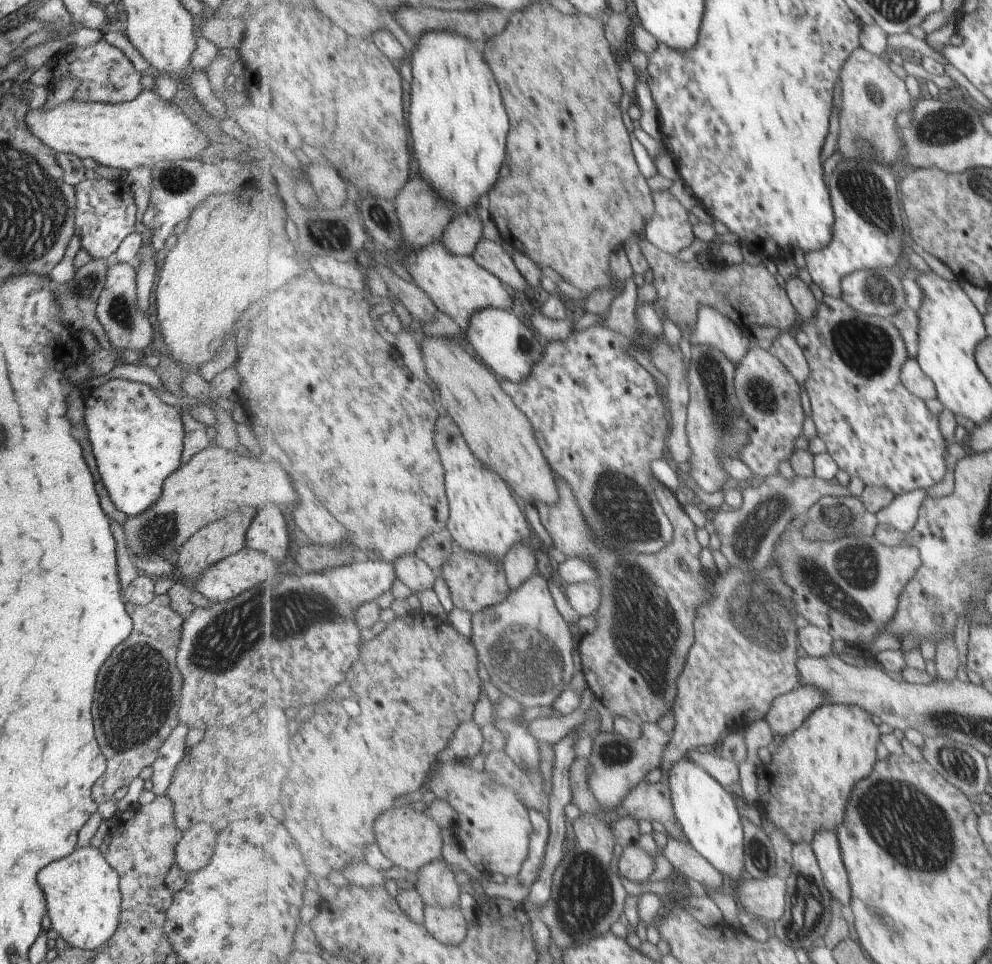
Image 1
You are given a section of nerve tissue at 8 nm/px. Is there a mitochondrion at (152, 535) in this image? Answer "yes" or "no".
yes

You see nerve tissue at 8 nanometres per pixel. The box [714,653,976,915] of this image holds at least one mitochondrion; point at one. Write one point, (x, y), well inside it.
(912, 830)

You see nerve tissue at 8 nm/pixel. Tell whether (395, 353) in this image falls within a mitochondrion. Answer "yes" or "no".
no

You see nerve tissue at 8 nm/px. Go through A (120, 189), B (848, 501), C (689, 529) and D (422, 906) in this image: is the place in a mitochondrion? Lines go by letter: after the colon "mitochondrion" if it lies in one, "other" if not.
A: other
B: mitochondrion
C: other
D: other

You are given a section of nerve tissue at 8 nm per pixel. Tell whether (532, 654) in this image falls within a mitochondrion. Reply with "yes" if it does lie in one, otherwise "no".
yes

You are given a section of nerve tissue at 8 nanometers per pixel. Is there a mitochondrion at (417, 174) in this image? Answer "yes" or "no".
no

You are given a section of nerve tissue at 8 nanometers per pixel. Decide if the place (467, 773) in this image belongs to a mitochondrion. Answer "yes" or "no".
no

